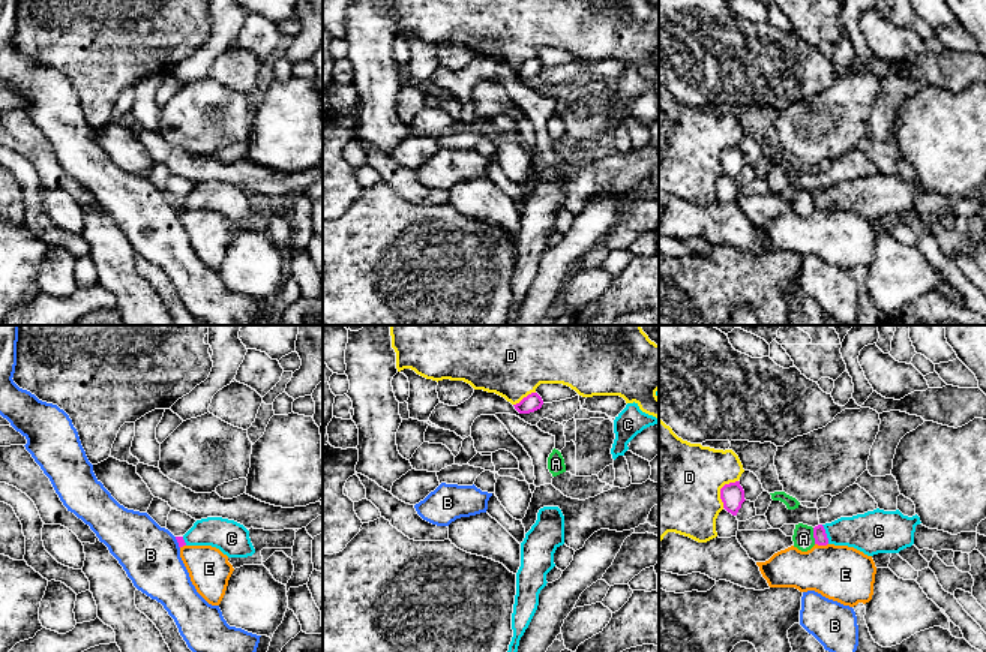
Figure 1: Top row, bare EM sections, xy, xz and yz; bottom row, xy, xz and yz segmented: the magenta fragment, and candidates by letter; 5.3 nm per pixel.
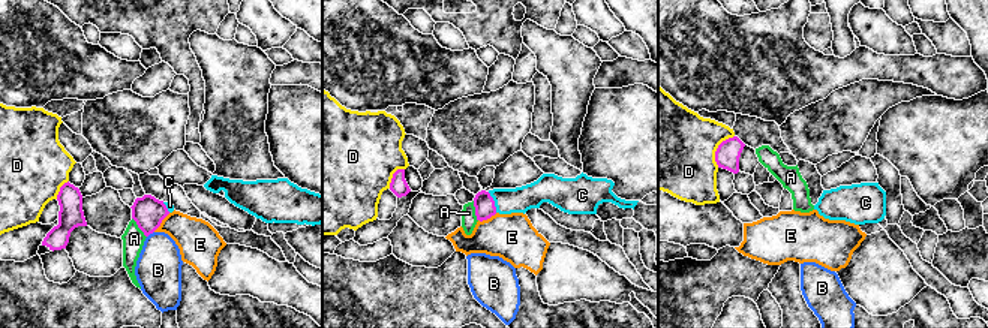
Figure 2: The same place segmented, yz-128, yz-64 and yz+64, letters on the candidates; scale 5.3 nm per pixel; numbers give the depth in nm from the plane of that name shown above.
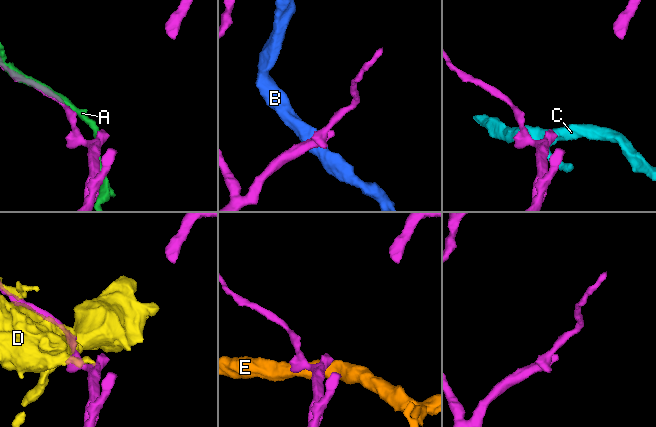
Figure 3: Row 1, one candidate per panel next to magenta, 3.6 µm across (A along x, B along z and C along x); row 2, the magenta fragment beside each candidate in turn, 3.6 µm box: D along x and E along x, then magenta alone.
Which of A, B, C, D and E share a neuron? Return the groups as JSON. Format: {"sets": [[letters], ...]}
{"sets": [["A"], ["B"], ["C"], ["D"], ["E"]]}

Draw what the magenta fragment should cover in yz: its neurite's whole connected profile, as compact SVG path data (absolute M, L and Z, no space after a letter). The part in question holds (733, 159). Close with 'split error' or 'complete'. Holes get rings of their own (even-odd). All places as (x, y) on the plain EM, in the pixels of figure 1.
M740 145L725 148L720 153L720 163L723 166L723 172L732 180L737 180L738 174L741 172L741 168L746 165L744 154L740 150Z; complete

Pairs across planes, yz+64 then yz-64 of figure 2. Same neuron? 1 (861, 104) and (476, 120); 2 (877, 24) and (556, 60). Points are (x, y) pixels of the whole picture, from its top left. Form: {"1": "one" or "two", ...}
{"1": "one", "2": "one"}

